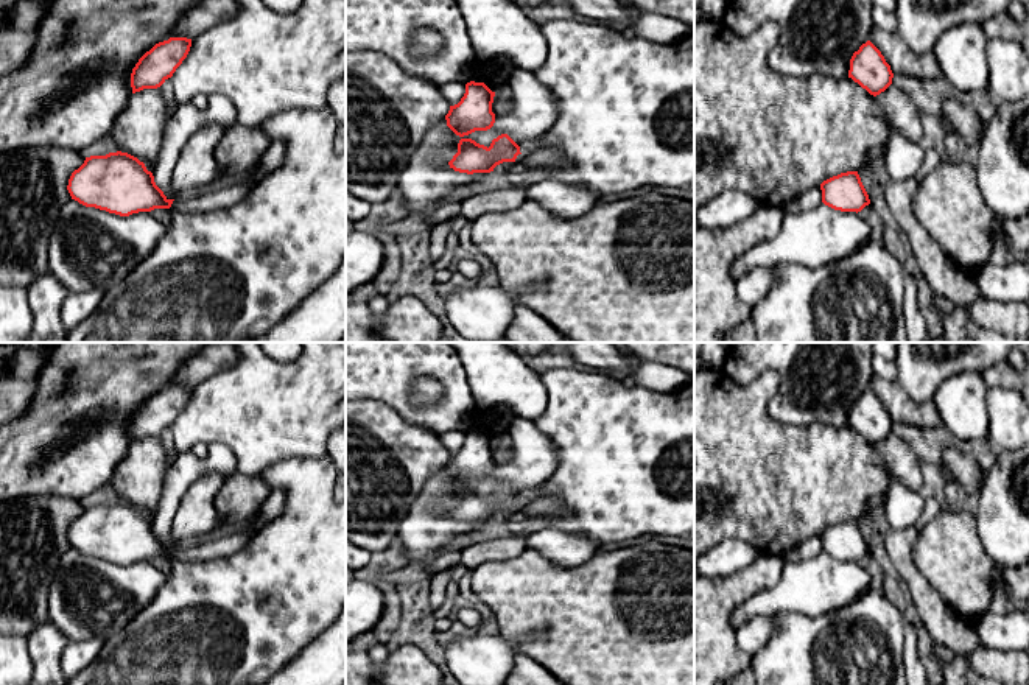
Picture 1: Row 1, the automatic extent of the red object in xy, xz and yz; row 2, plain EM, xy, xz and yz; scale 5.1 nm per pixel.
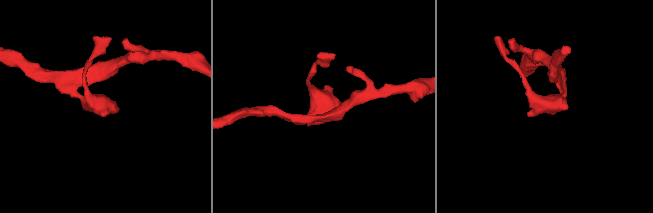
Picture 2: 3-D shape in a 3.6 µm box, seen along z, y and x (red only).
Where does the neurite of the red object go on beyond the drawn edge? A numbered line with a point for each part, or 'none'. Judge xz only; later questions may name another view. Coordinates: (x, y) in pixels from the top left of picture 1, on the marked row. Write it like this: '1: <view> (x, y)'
1: xz (548, 158)

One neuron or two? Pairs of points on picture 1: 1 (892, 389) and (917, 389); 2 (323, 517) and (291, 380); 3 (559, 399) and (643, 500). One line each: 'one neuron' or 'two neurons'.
1: two neurons
2: two neurons
3: one neuron

